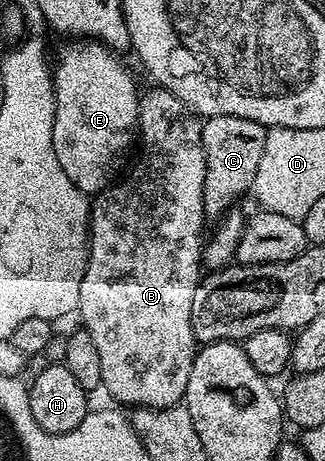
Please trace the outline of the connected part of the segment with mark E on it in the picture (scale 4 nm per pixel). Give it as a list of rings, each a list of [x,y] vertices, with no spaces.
[[[75,40],[70,43],[59,54],[59,59],[53,62],[53,77],[55,80],[55,115],[53,116],[53,152],[57,152],[57,164],[61,164],[65,176],[69,176],[69,180],[74,186],[80,190],[82,194],[94,196],[106,190],[120,177],[119,169],[123,166],[123,161],[127,158],[127,153],[131,150],[131,141],[136,141],[137,127],[139,125],[139,100],[141,90],[135,87],[135,78],[127,71],[127,66],[122,62],[120,55],[111,47],[103,45],[102,42],[94,40]]]

